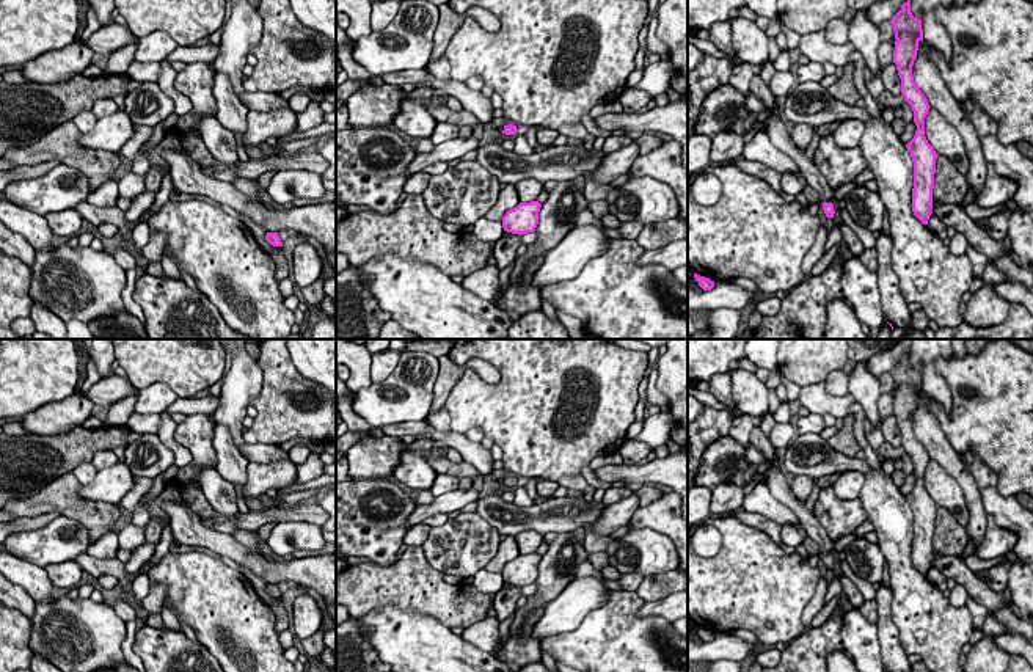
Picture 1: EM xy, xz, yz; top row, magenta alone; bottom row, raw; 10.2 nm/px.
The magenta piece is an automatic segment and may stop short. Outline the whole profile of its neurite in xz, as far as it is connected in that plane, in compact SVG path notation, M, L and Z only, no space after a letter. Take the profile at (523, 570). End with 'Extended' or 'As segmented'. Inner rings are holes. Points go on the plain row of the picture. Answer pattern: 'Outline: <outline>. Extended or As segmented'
Outline: M538 553L520 554L516 559L506 564L502 568L502 579L512 586L534 584L538 576L538 564L542 556Z. As segmented

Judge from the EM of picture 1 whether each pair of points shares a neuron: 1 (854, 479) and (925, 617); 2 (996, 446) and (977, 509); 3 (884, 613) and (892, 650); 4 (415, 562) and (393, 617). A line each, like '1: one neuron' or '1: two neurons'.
1: two neurons
2: two neurons
3: one neuron
4: two neurons

